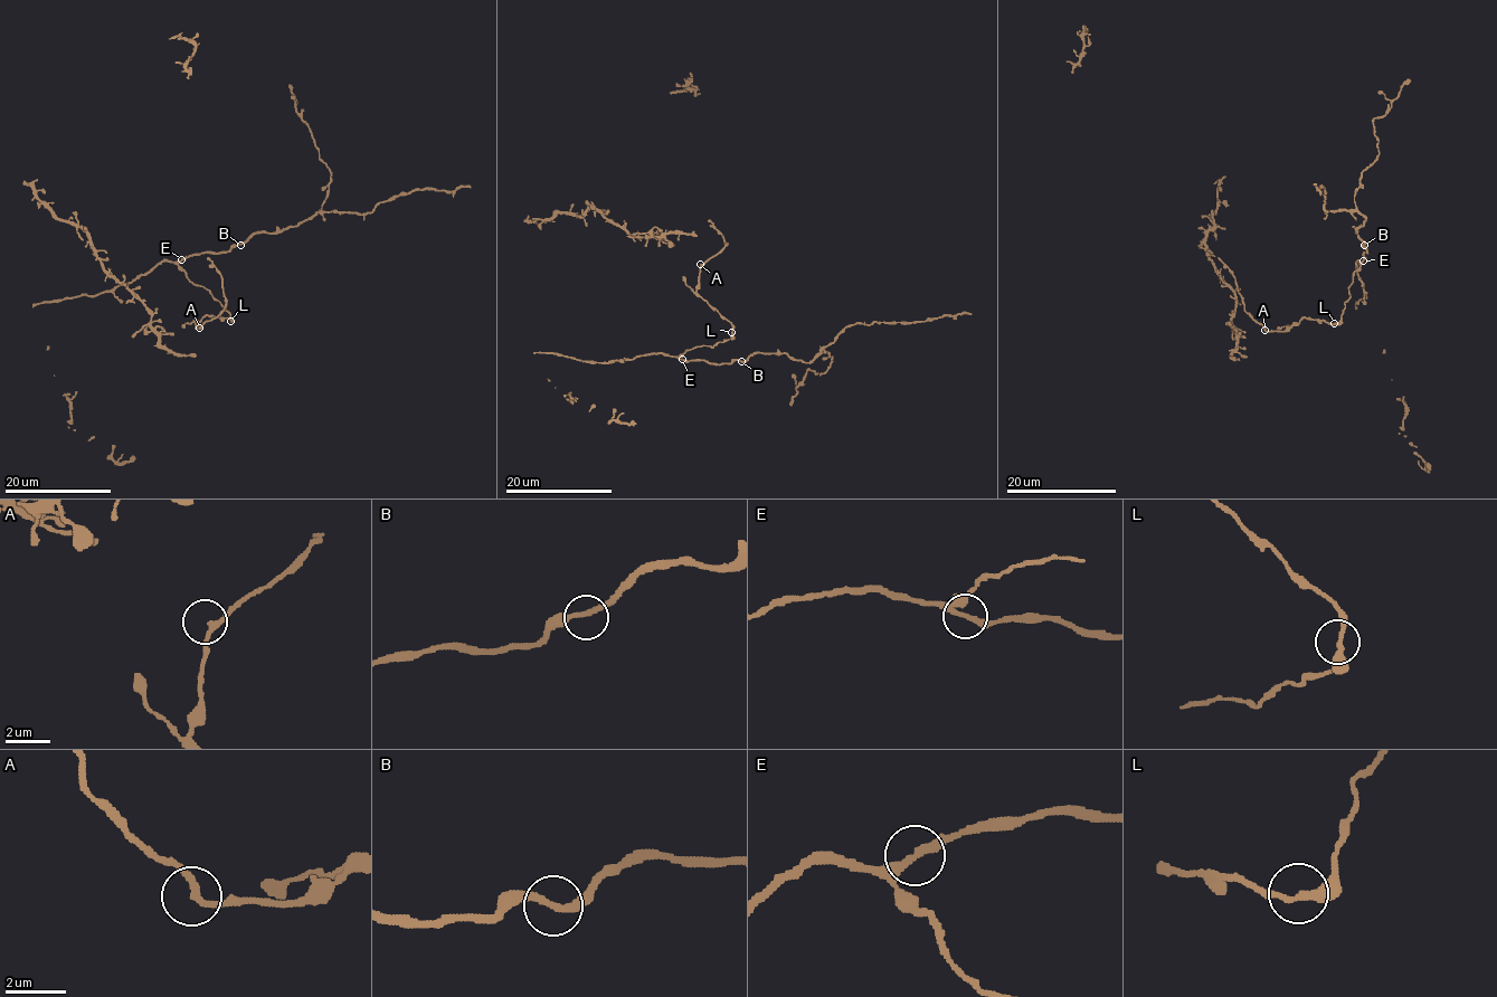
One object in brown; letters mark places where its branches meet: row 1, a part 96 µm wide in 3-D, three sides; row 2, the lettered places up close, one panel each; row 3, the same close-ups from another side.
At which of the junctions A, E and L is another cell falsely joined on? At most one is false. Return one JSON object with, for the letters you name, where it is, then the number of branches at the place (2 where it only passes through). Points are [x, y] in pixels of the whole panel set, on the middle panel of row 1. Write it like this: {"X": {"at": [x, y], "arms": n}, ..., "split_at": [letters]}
{"split_at": []}

